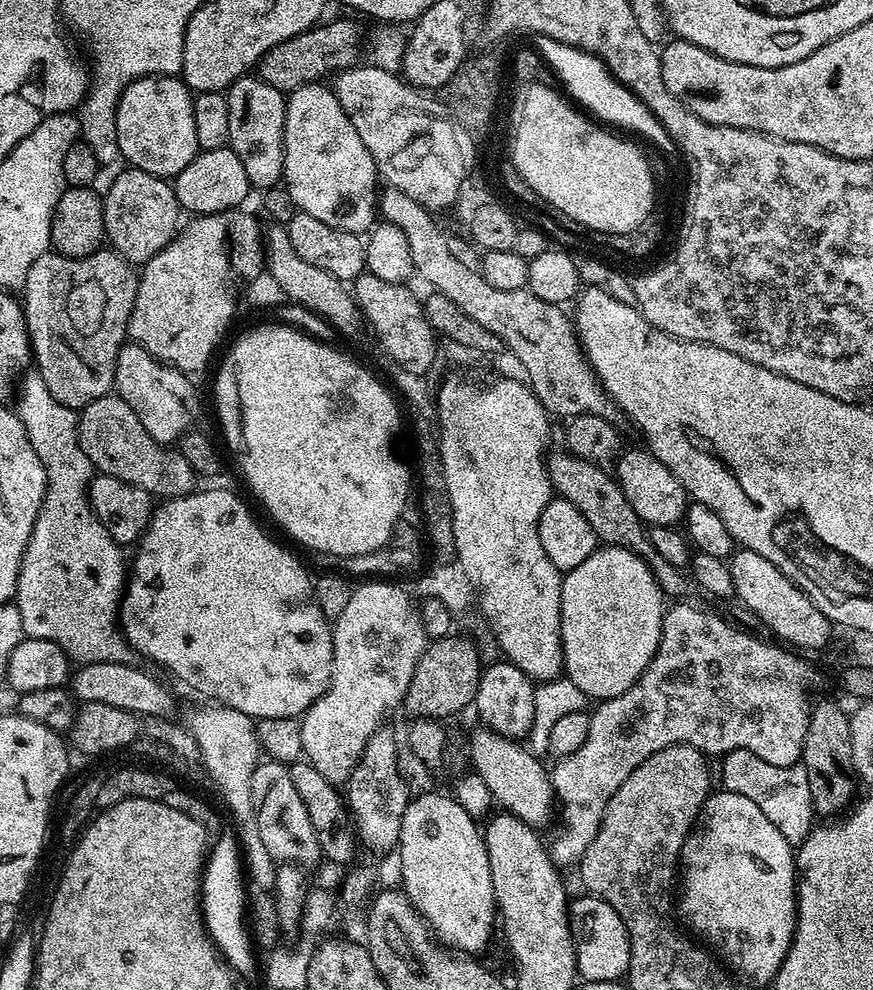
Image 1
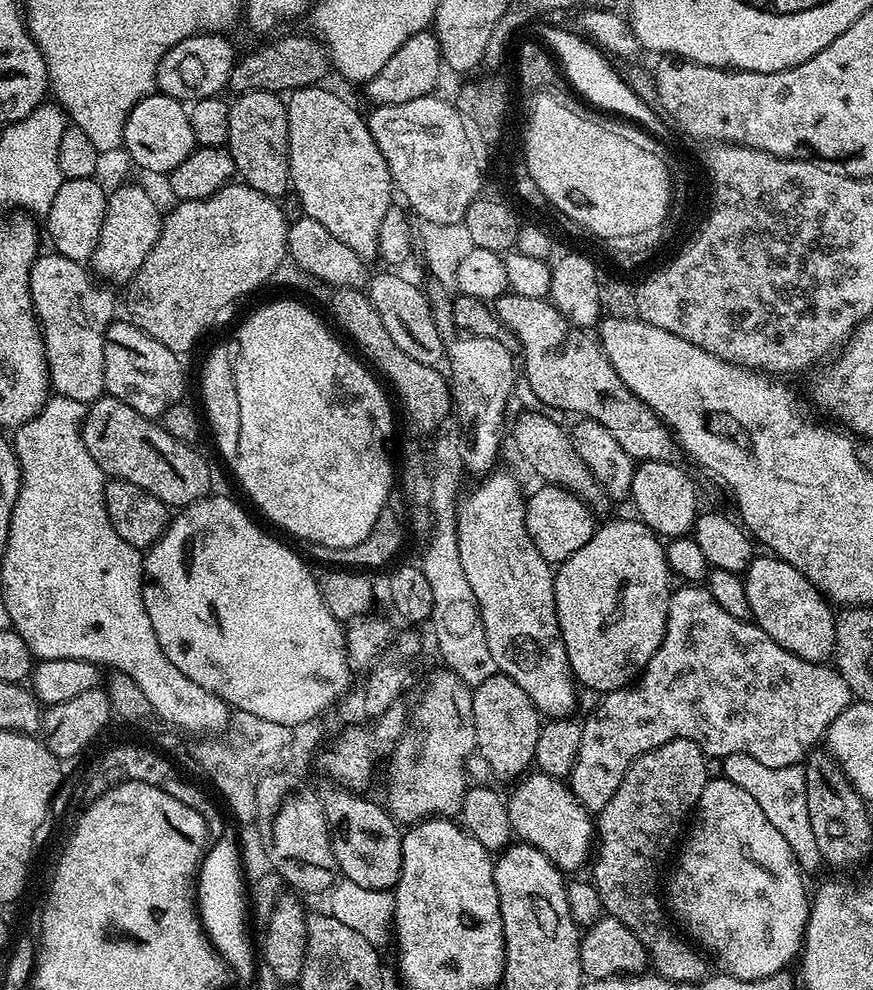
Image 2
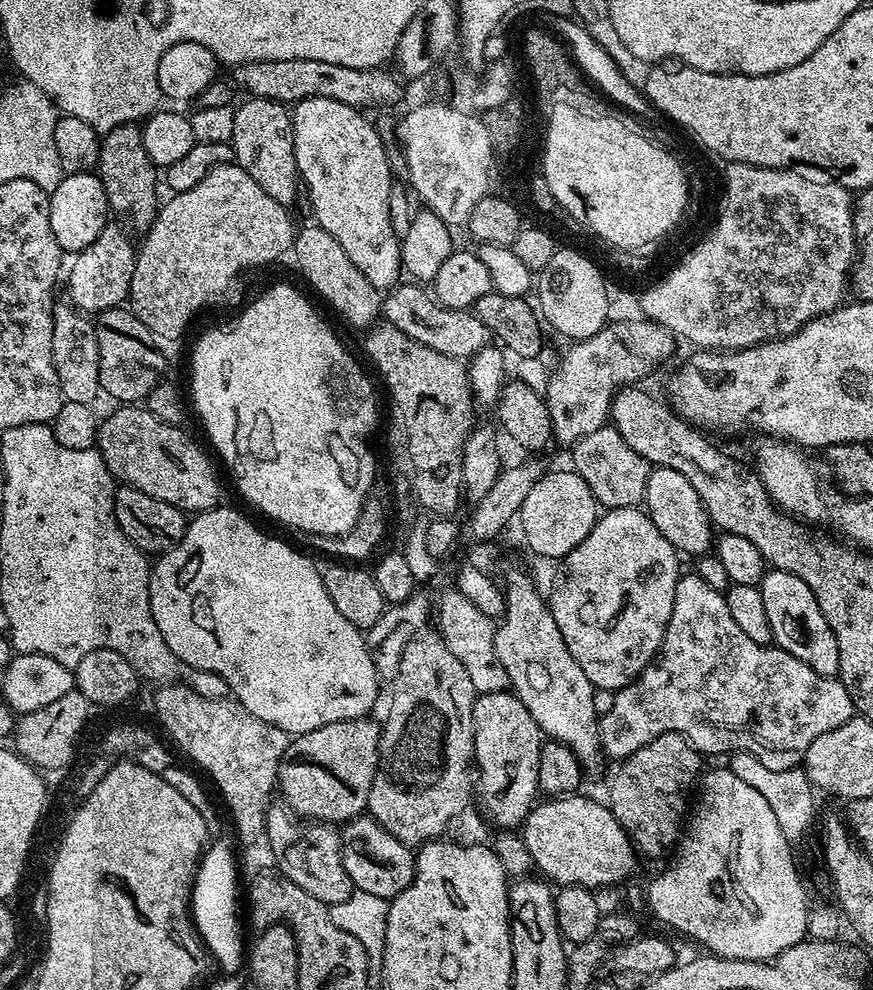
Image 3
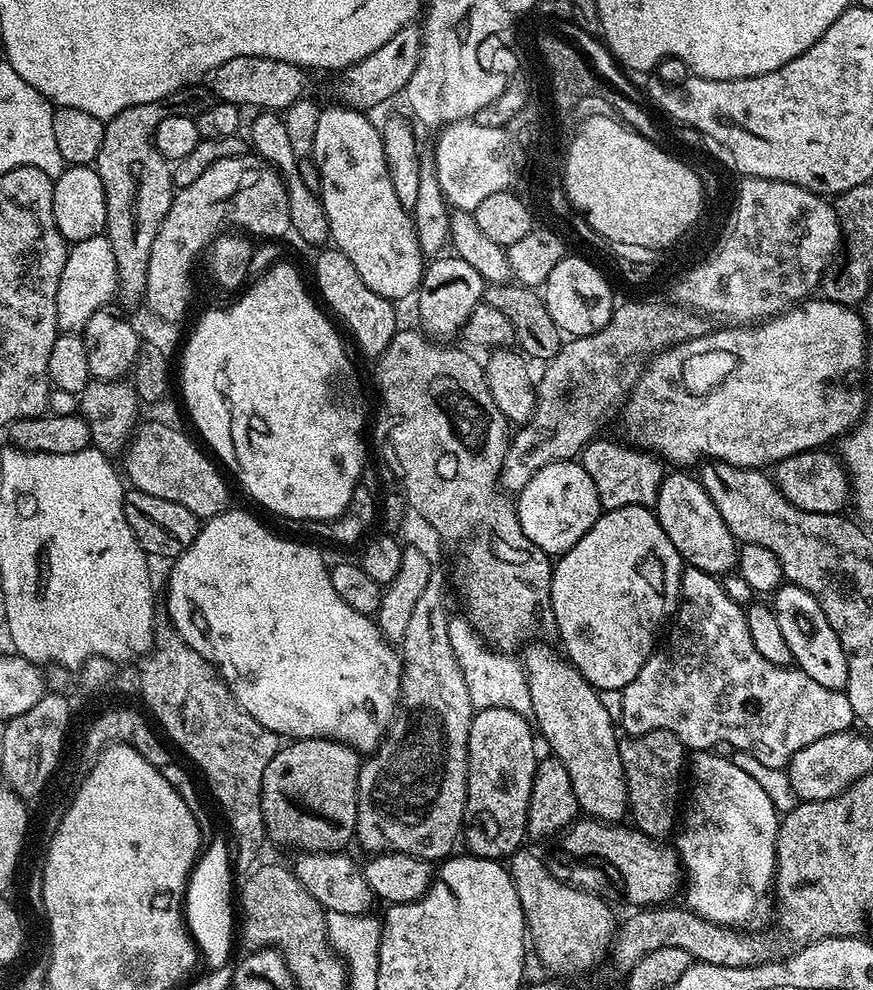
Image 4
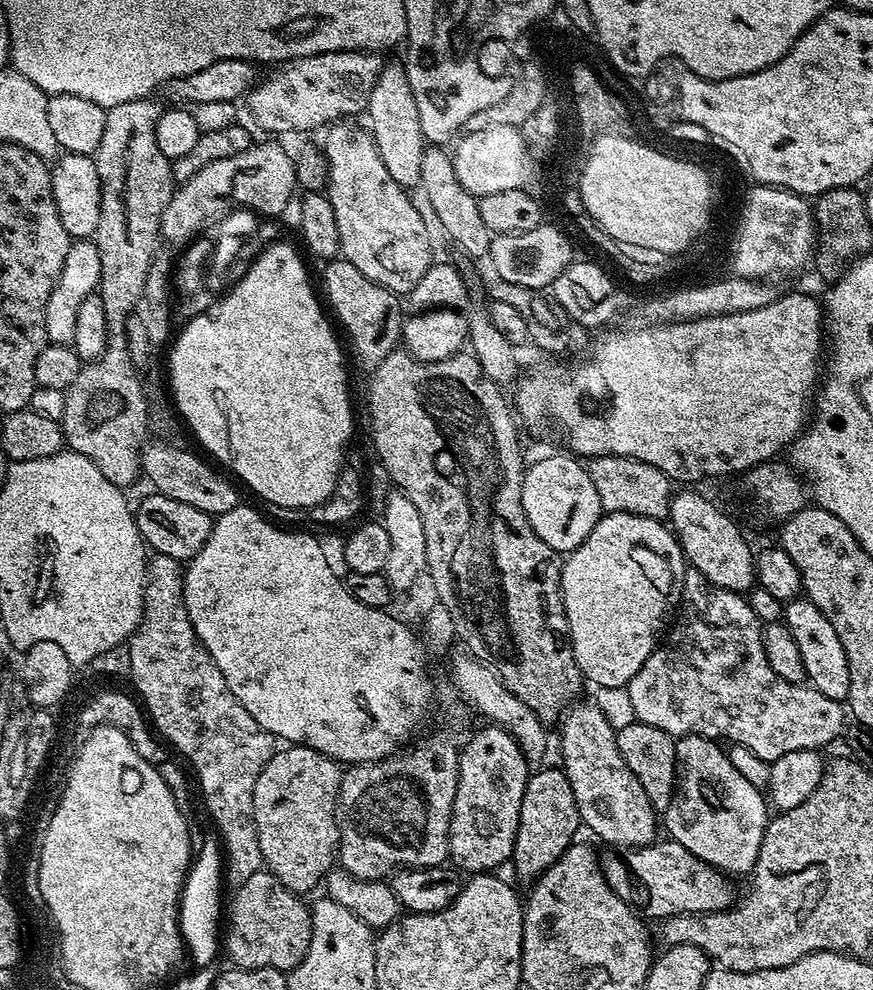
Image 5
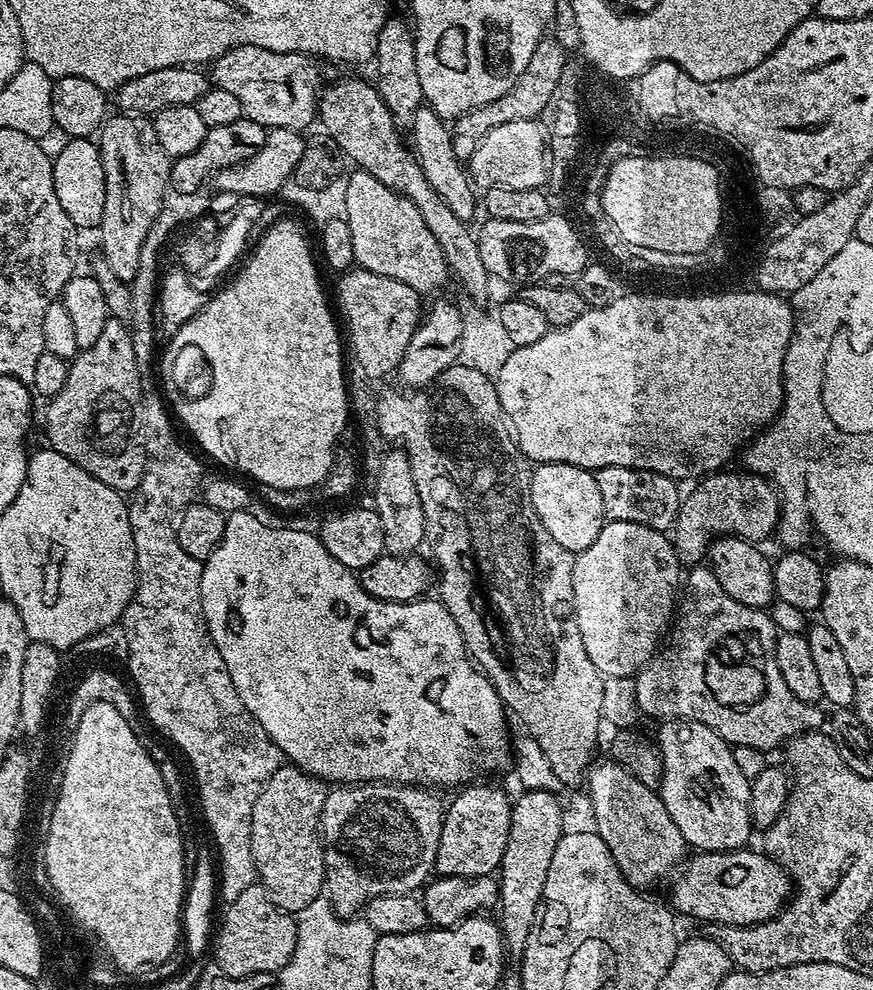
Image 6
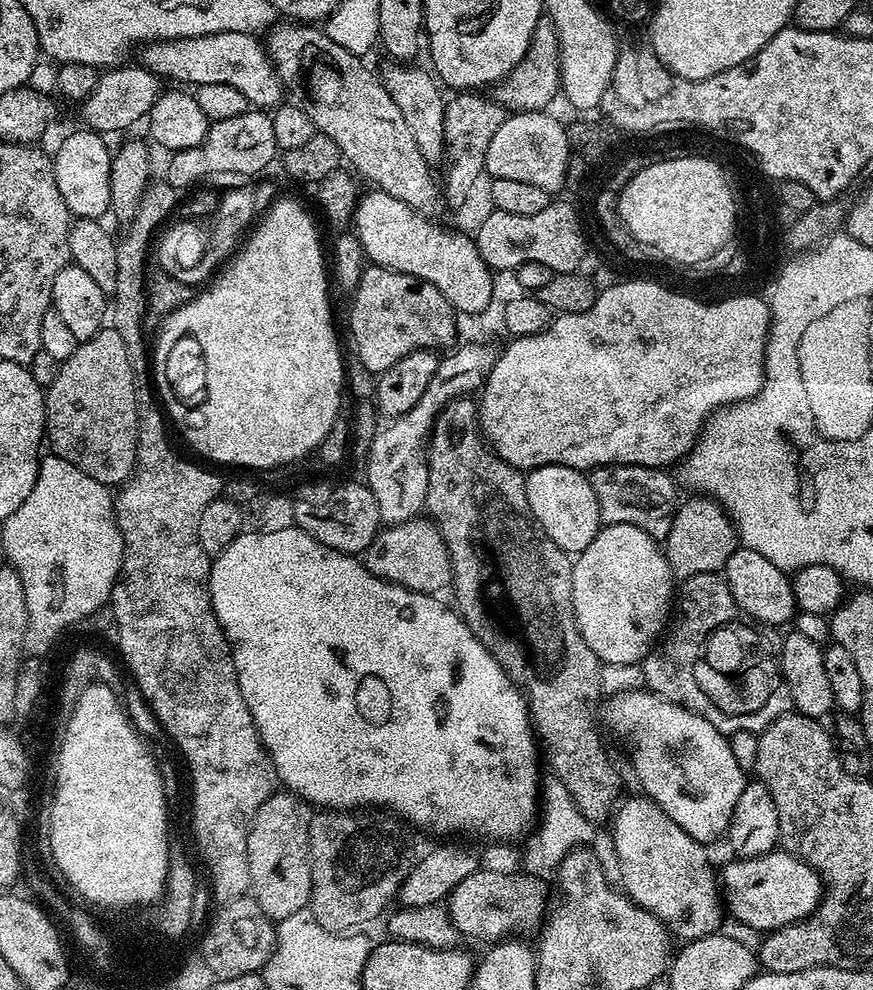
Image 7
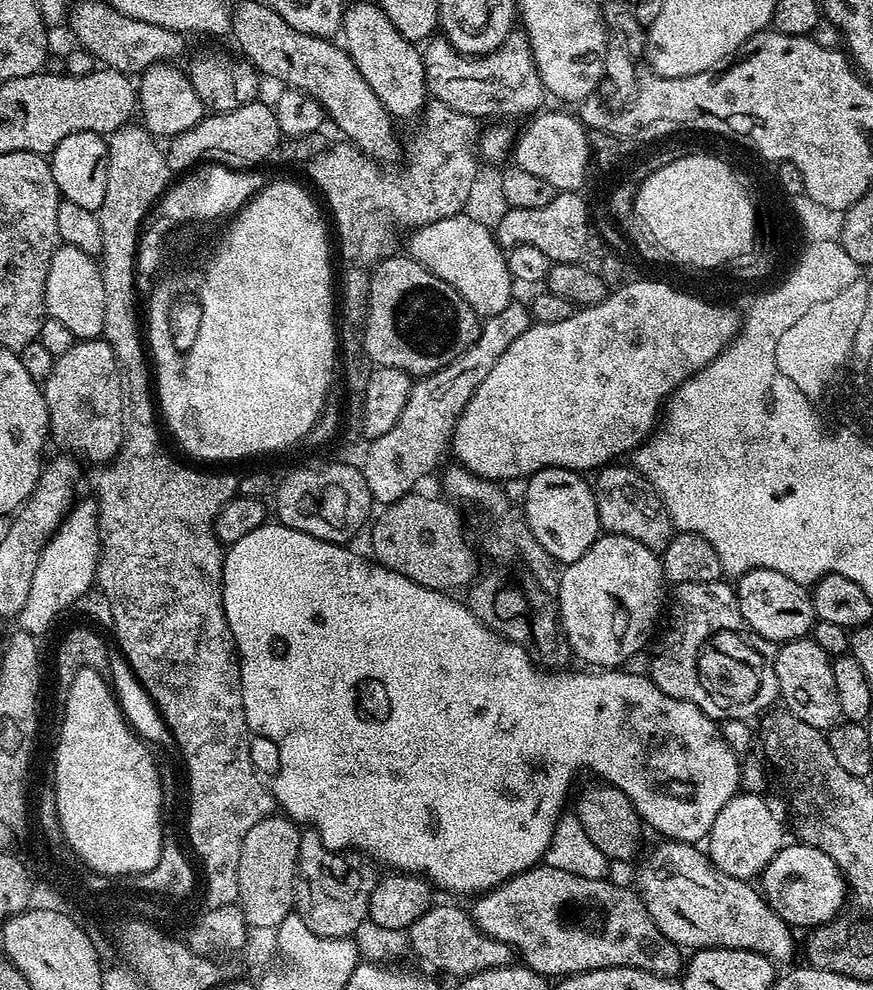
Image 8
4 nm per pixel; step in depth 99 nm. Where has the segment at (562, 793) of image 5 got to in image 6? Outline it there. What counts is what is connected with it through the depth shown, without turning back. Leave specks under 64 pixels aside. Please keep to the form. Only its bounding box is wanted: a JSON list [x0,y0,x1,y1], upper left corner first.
[498,790,566,958]

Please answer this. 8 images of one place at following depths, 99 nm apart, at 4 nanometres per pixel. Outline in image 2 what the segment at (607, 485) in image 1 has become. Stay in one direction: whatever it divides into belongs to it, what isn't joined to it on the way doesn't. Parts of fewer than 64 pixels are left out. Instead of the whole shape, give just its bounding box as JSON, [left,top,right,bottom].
[512,412,614,513]

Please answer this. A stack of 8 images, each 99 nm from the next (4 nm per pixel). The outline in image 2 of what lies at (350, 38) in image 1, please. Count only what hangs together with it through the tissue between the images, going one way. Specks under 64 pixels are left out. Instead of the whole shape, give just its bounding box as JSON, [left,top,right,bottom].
[227,35,332,94]

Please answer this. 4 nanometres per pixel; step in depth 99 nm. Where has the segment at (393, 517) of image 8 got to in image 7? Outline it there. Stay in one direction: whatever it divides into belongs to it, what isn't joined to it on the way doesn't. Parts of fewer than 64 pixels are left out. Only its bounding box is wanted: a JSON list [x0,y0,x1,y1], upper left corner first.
[362,518,453,594]

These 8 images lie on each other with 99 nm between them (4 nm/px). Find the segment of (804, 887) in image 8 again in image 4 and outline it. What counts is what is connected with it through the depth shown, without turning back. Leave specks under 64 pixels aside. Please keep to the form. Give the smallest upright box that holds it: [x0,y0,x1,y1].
[546,818,682,910]

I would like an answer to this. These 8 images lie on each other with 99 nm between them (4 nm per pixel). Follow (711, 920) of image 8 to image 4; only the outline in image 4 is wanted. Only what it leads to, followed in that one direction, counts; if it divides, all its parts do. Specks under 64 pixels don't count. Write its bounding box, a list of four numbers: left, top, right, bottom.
[522,642,628,821]

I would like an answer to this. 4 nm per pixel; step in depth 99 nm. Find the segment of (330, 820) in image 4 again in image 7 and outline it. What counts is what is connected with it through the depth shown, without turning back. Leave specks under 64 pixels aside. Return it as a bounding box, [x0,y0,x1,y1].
[246,790,313,922]

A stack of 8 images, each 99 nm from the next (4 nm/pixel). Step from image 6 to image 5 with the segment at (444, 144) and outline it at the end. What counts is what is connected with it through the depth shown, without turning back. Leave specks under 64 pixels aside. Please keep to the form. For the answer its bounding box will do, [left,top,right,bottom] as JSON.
[419,146,492,257]

